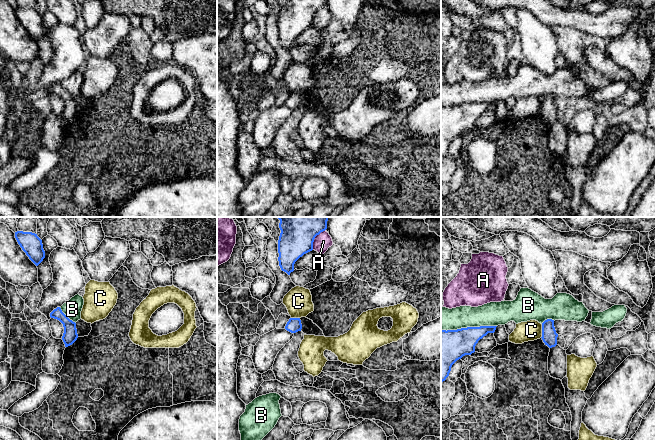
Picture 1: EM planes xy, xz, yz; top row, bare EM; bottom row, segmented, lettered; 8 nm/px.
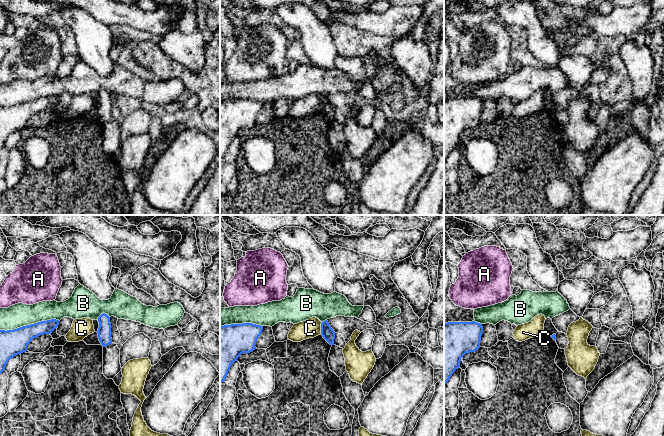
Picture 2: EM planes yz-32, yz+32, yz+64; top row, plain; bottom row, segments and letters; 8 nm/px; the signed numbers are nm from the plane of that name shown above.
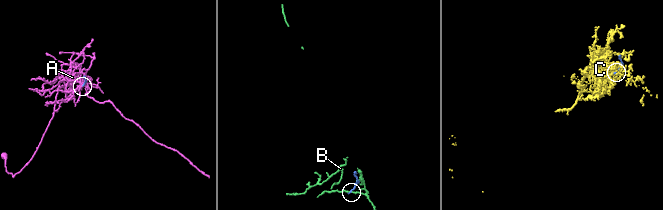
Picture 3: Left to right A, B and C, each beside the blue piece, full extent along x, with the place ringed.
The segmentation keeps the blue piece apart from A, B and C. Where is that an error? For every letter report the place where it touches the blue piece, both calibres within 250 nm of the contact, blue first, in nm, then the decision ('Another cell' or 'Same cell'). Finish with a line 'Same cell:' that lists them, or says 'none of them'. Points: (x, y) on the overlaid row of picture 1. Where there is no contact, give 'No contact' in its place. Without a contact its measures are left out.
A: Touches blue at xz (314, 238). Thickness 380 nm (blue) against 140 nm. Another cell
B: Touches blue at yz (468, 327). Thickness 280 nm (blue) against 190 nm. Another cell
C: Touches blue at yz (542, 331). Thickness 130 nm (blue) against 160 nm. Another cell
Same cell: none of them

